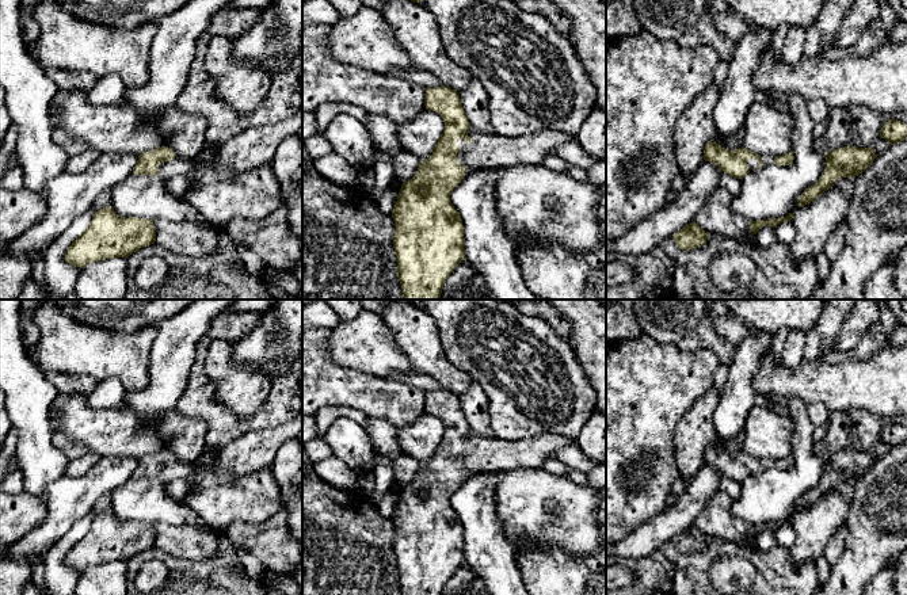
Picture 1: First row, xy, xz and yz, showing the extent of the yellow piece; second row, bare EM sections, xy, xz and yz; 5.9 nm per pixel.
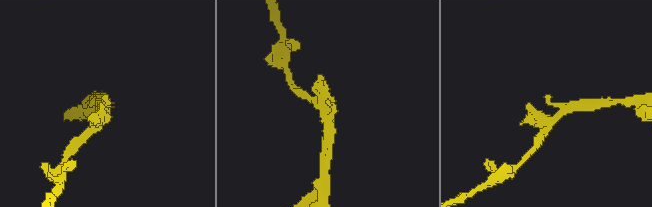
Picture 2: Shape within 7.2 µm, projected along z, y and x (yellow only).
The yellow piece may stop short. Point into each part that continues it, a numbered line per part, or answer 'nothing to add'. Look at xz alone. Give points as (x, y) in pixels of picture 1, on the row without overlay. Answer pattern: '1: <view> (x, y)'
1: xz (486, 453)

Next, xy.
1: xy (178, 469)

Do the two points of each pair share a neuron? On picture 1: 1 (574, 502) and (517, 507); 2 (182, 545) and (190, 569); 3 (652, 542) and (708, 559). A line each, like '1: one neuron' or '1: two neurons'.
1: one neuron
2: two neurons
3: two neurons

